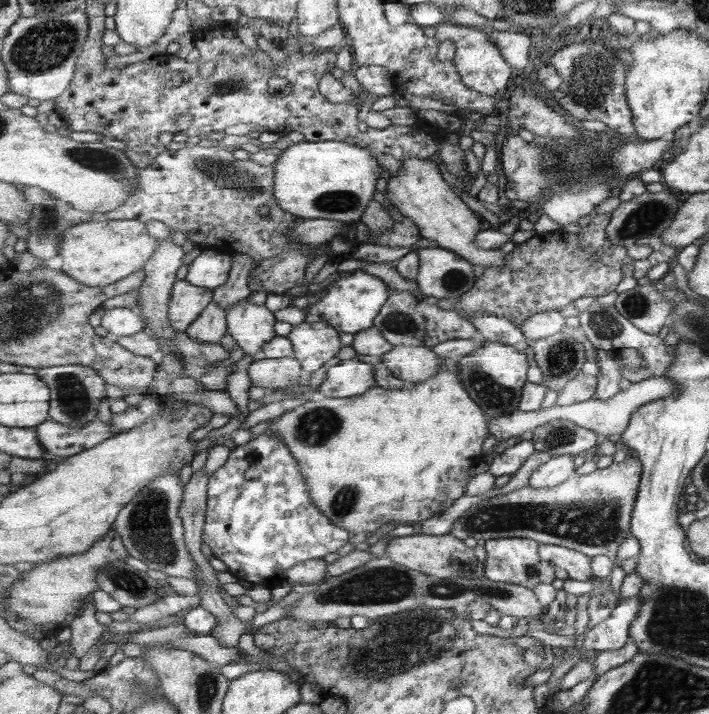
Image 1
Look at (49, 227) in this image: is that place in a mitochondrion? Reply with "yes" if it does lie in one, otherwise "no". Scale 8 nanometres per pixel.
yes

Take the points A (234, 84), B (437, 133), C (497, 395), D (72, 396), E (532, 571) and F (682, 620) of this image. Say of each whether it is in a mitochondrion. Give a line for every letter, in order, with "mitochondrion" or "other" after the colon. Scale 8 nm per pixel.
A: mitochondrion
B: other
C: mitochondrion
D: mitochondrion
E: mitochondrion
F: mitochondrion

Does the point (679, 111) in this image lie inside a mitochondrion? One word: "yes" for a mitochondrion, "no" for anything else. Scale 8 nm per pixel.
no

